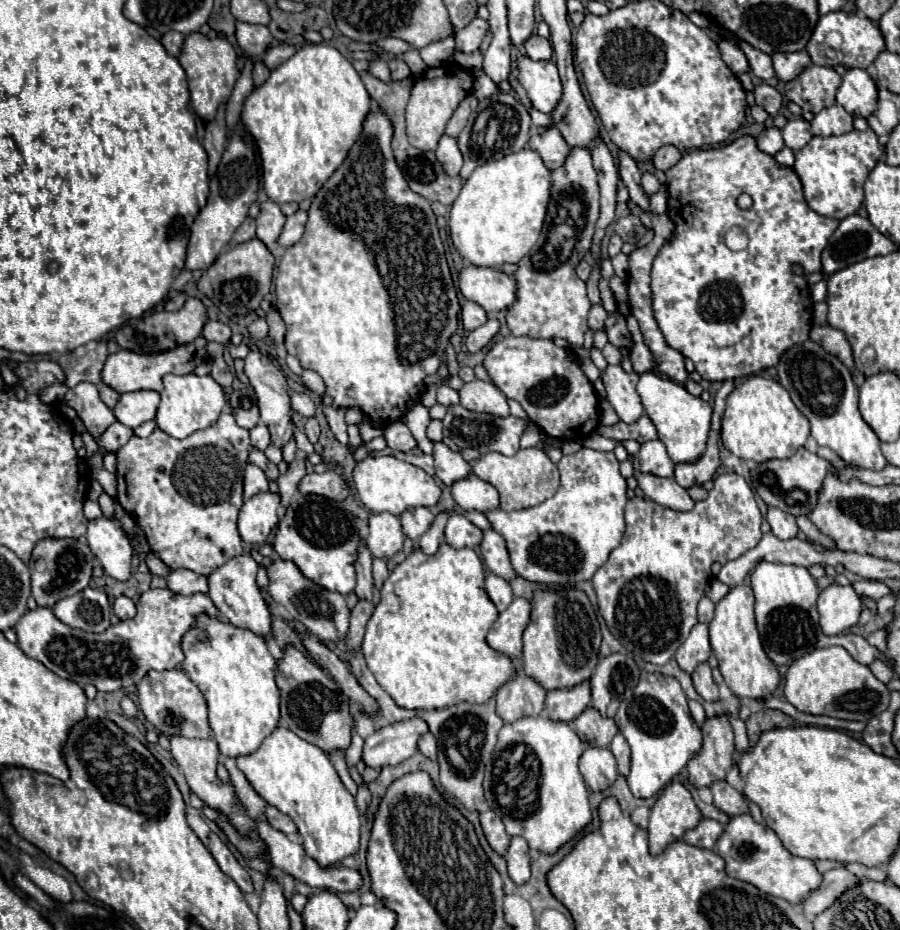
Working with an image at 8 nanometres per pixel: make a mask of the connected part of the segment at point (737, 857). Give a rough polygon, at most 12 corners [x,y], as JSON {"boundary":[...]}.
{"boundary":[[734,816],[716,842],[728,876],[798,904],[822,874],[776,832]]}

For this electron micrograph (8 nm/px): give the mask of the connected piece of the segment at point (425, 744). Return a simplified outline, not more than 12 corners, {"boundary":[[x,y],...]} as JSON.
{"boundary":[[428,732],[418,740],[418,750],[436,760],[436,738]]}

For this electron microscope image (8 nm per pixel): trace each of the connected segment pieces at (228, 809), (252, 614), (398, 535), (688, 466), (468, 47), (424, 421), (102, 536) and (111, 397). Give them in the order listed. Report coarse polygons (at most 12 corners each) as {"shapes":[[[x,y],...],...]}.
{"shapes":[[[170,738],[190,790],[232,826],[256,838],[256,822],[216,780],[218,744]],[[250,552],[208,576],[208,596],[230,624],[264,636],[270,612]],[[390,512],[368,518],[366,546],[374,558],[392,558],[404,542]],[[718,390],[706,450],[694,462],[676,464],[684,488],[710,480],[720,466],[720,418],[726,396]],[[474,18],[454,34],[456,50],[474,52],[488,32],[488,22]],[[422,404],[406,414],[412,436],[424,454],[432,452],[426,436],[430,424],[428,408]],[[114,518],[88,524],[88,546],[116,580],[132,574],[132,546]],[[106,384],[100,386],[100,400],[114,408],[118,392]]]}

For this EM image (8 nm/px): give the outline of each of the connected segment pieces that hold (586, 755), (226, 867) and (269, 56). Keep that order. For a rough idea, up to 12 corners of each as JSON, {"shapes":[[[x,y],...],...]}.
{"shapes":[[[584,746],[580,774],[592,790],[616,780],[608,748]],[[214,832],[208,834],[208,850],[222,872],[252,892],[250,874]],[[288,42],[270,46],[262,60],[272,70],[294,54]]]}

